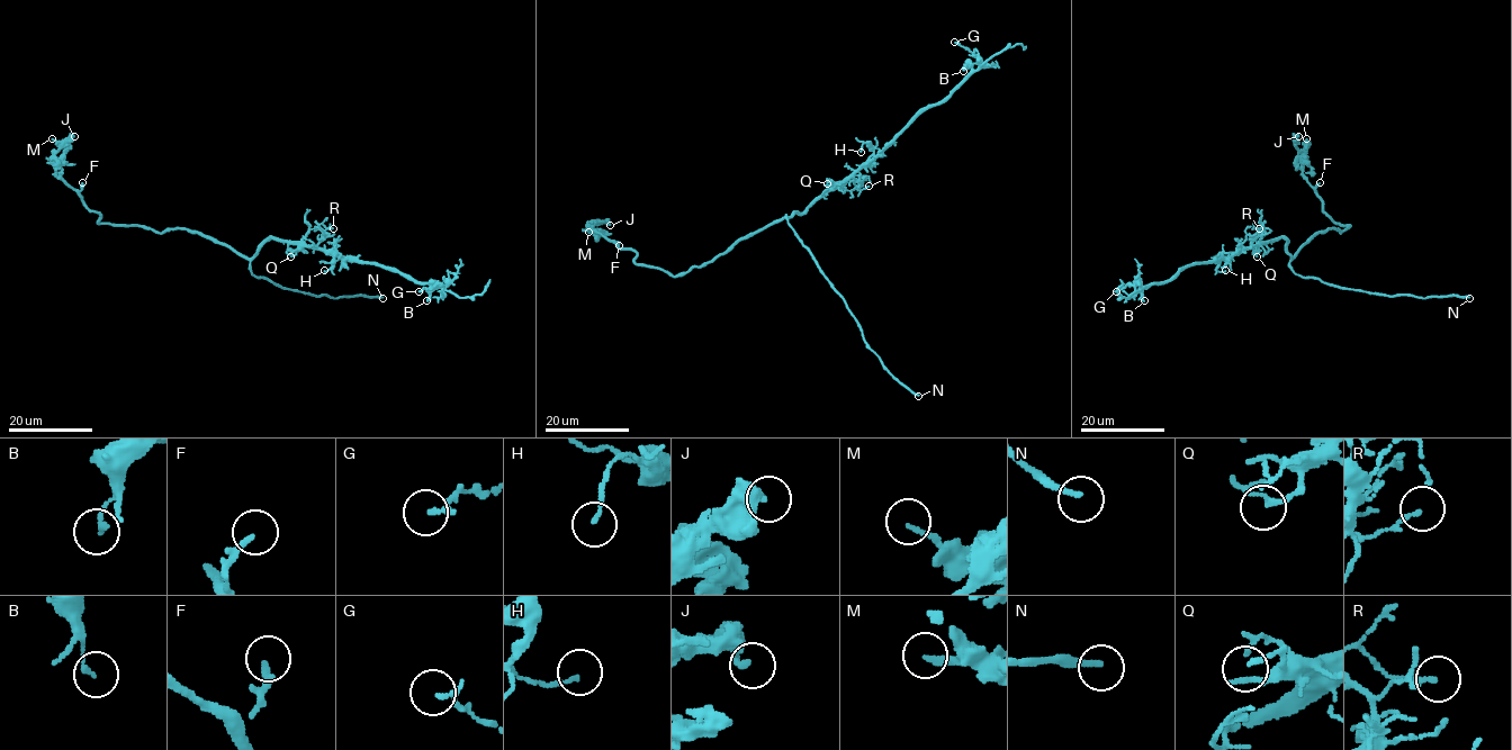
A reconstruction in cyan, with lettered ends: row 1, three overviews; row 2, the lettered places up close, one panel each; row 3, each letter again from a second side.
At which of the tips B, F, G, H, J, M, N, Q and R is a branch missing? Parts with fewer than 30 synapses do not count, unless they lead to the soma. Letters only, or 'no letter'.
N

